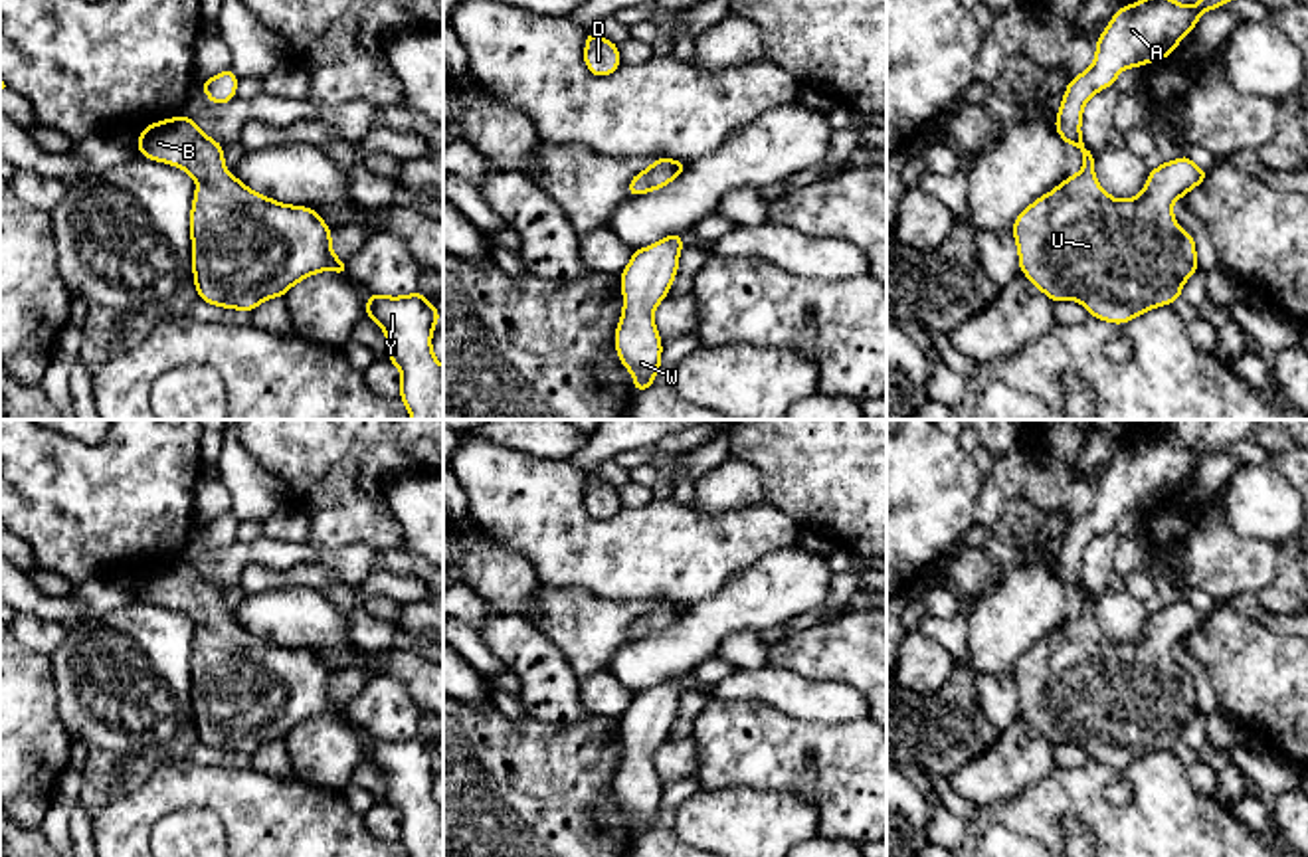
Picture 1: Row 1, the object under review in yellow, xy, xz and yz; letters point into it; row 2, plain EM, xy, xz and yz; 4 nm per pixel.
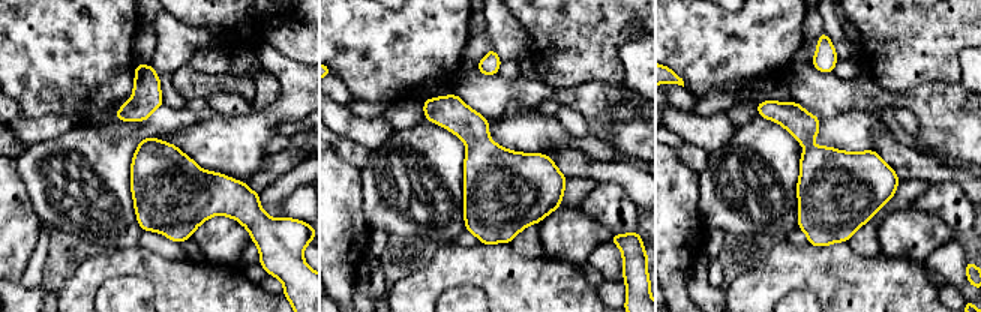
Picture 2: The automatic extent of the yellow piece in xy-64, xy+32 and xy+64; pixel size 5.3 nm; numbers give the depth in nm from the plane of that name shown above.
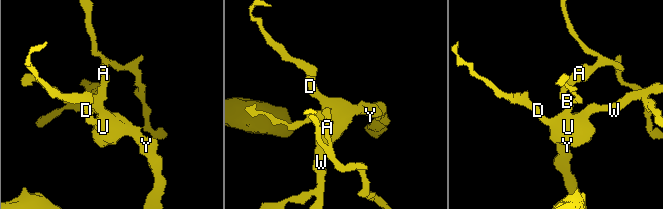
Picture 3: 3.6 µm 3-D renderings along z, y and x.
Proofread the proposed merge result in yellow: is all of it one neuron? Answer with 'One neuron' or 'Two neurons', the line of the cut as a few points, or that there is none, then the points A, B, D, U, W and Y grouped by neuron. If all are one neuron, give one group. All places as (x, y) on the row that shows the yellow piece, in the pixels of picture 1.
One neuron. No split. Groups: A B D U W Y

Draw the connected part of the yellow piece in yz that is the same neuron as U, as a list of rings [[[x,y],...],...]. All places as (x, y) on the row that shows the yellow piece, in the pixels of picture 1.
[[[1138,0],[1122,6],[1096,42],[1094,63],[1067,85],[1055,129],[1067,144],[1082,152],[1082,172],[1071,174],[1027,206],[1011,228],[1019,269],[1051,301],[1073,299],[1084,305],[1090,317],[1122,325],[1154,307],[1171,305],[1181,297],[1181,285],[1197,271],[1195,239],[1177,226],[1171,206],[1199,186],[1209,170],[1197,168],[1185,154],[1150,170],[1140,196],[1114,200],[1094,178],[1096,154],[1082,143],[1080,121],[1086,101],[1096,91],[1112,87],[1122,69],[1171,55],[1201,14],[1225,2],[1229,0],[1199,0],[1195,6],[1183,6],[1173,0]]]

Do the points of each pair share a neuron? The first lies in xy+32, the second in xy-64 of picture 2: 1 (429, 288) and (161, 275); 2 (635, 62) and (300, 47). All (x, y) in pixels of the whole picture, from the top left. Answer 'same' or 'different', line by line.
1: same
2: same

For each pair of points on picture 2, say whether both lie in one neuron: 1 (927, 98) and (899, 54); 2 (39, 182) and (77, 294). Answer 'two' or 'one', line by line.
1: two
2: two

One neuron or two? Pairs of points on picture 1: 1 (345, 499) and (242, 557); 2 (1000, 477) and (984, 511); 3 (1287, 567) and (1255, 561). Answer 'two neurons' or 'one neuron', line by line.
1: two neurons
2: one neuron
3: two neurons

